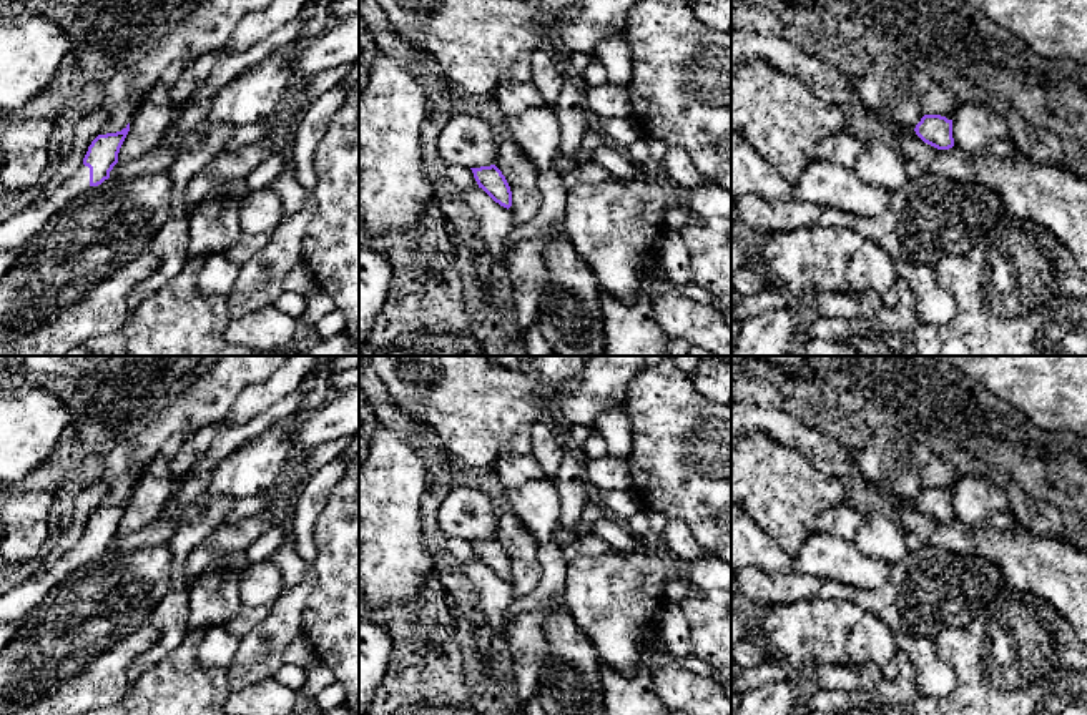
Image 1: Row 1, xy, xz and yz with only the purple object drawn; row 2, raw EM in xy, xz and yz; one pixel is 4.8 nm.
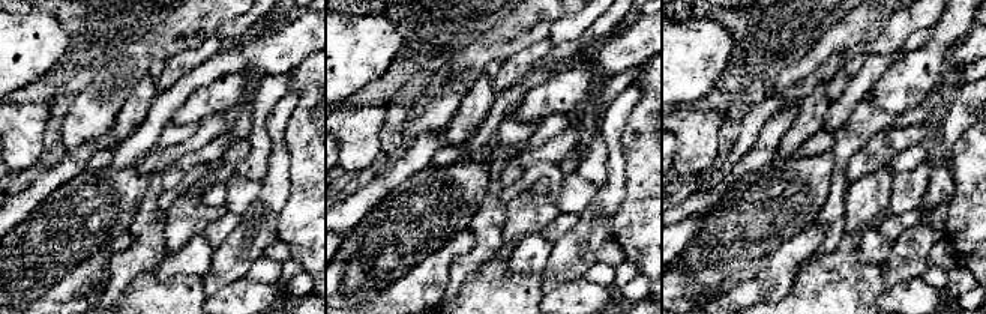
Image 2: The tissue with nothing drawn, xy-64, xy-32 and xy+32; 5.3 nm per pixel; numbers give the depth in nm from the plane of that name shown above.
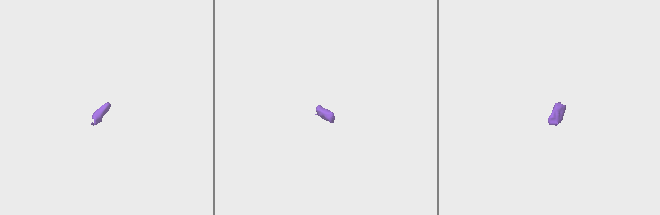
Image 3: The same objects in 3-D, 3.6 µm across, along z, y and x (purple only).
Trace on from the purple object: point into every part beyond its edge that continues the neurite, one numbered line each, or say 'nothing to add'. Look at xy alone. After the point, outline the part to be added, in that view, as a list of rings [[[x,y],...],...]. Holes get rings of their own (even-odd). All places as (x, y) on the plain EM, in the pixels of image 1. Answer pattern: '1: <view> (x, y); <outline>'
1: xy (14, 606); [[[81,535],[58,562],[43,567],[37,575],[0,597],[0,624],[23,620],[71,570],[90,560],[90,540]]]

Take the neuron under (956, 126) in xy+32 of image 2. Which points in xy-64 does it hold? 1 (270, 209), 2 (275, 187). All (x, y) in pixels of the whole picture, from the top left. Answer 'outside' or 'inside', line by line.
1: inside
2: inside

